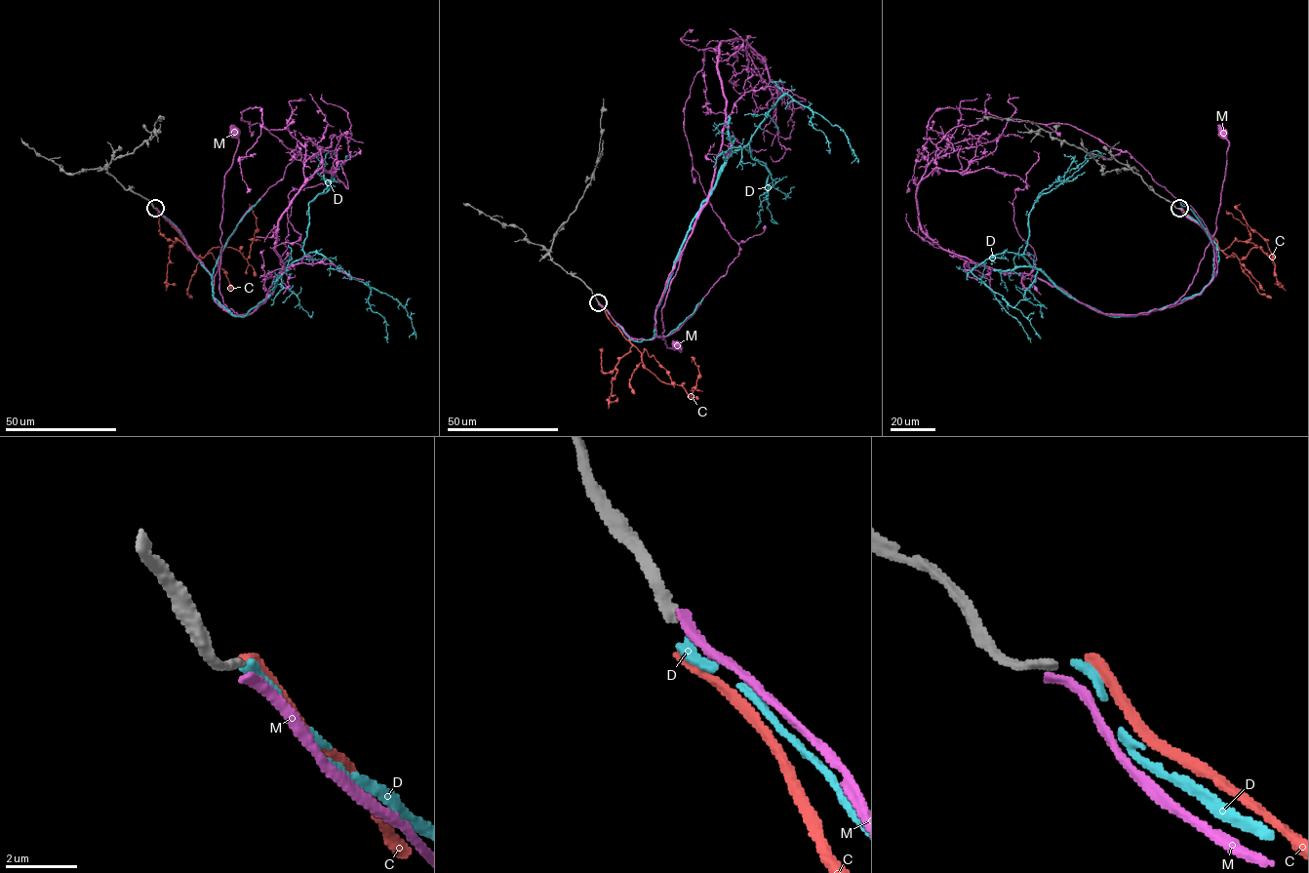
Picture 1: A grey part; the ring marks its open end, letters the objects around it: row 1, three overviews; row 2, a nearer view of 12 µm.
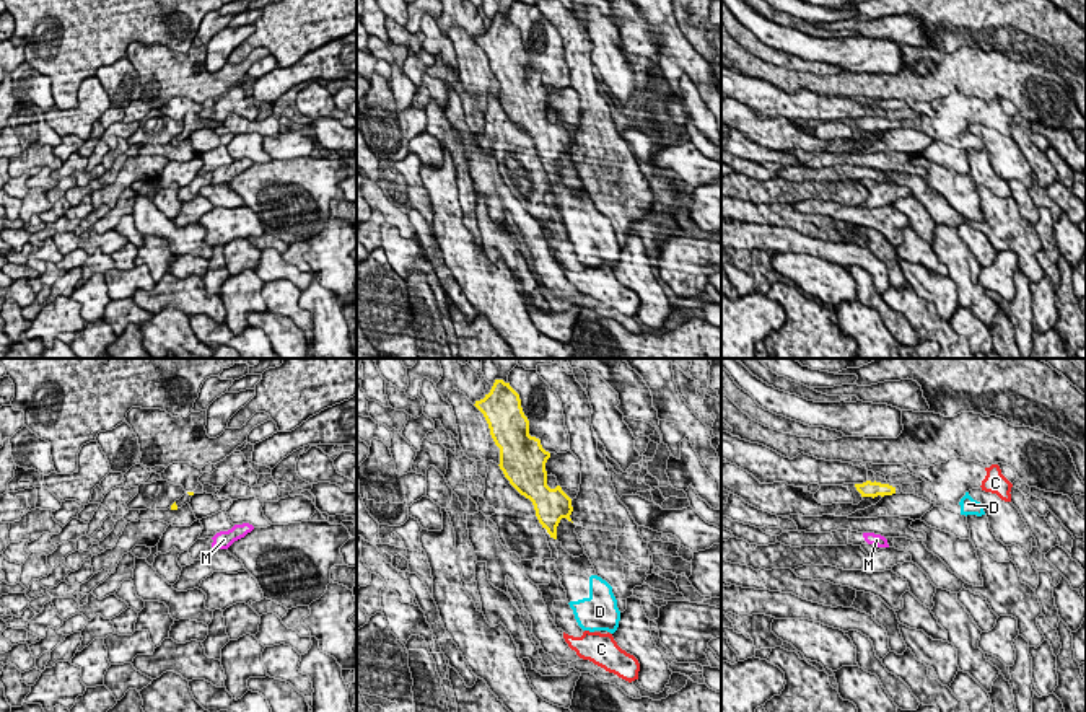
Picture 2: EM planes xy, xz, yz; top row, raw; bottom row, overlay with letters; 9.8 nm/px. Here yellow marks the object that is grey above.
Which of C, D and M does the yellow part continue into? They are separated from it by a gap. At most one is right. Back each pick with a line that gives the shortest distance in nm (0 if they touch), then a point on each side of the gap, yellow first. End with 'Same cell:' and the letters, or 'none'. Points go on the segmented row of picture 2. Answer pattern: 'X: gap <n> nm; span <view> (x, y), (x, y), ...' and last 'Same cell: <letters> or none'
D: gap 500 nm; span xz (556, 538), (591, 575)
Same cell: D

